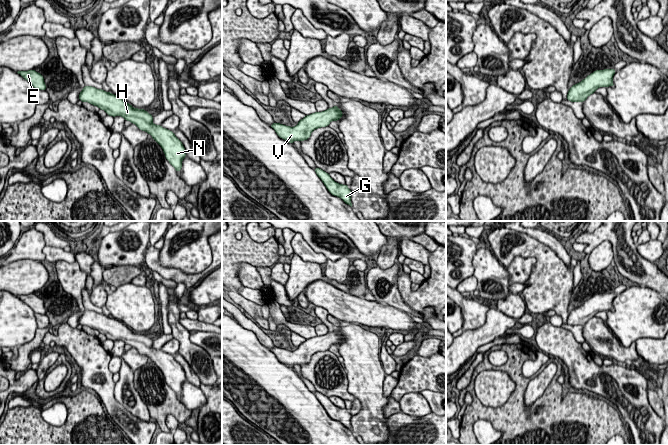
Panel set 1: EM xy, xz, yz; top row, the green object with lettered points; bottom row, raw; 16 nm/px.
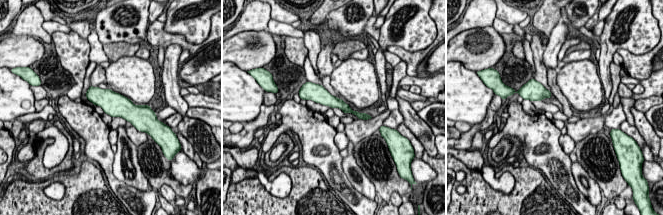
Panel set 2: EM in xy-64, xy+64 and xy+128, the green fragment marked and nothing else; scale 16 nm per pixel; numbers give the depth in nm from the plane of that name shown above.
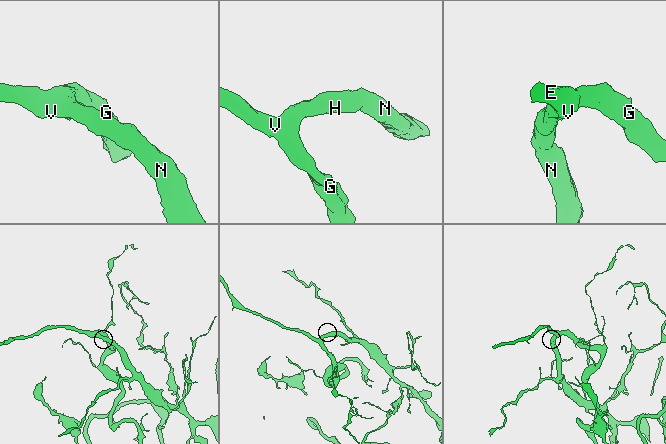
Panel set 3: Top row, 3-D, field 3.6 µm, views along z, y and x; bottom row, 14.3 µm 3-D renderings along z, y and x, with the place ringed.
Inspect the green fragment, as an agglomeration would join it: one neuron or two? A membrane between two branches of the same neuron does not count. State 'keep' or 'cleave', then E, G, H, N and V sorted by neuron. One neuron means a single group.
keep; groups E G H N V

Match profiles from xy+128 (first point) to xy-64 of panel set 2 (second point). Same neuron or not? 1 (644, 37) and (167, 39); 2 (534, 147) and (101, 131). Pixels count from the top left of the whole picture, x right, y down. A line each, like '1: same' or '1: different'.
1: different
2: same

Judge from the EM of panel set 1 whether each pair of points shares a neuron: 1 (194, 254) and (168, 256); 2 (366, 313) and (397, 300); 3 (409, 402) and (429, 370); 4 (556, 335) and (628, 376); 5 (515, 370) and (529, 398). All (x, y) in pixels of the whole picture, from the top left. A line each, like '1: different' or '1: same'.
1: same
2: different
3: different
4: same
5: different

